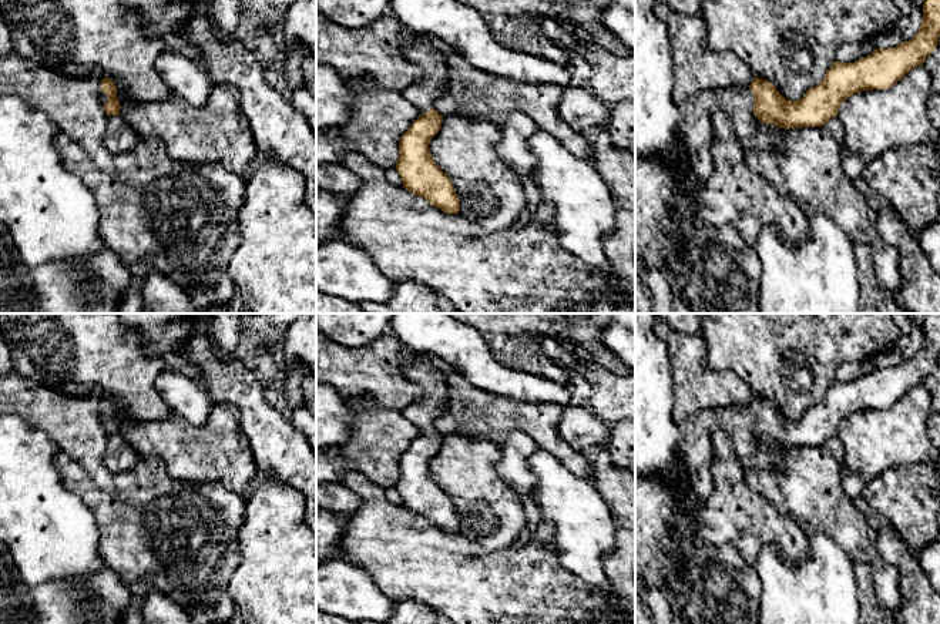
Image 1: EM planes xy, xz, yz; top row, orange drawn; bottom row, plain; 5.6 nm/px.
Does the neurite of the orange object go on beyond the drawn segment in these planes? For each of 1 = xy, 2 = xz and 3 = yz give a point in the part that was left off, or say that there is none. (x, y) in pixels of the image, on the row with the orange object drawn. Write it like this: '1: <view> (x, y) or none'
1: xy (120, 136)
2: xz (422, 94)
3: yz (695, 128)

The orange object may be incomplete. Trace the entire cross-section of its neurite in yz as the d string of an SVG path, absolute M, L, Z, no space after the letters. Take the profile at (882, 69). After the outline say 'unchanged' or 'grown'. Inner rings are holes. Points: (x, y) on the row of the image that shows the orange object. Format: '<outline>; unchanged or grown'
M924 0L920 28L910 41L902 41L892 48L876 48L873 53L855 63L835 61L826 71L825 78L809 88L800 100L786 100L772 83L759 77L755 77L749 87L715 90L709 95L698 93L679 105L684 118L678 125L681 134L678 155L699 180L705 181L712 174L712 101L729 115L745 148L778 151L778 135L771 130L761 128L755 123L756 118L761 123L778 125L785 130L823 127L830 118L837 117L842 103L850 95L867 90L887 90L900 81L912 68L923 66L924 60L936 50L939 38L940 0Z; grown

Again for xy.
M110 78L101 80L100 101L107 114L104 145L113 154L132 150L141 140L137 131L120 115L117 88Z; grown

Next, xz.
M404 27L399 31L403 57L432 74L402 90L422 115L402 135L396 171L403 188L424 198L446 214L459 214L460 201L451 180L433 161L430 140L440 131L443 115L434 110L434 101L446 91L440 73L446 67L443 54L429 41L419 41Z; grown

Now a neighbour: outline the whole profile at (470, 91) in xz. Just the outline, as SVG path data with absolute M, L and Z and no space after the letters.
M416 36L419 41L429 41L444 57L446 67L440 76L446 80L446 91L434 101L434 110L444 115L457 114L473 120L491 121L501 127L510 113L523 111L527 114L540 130L557 138L573 155L581 160L591 160L592 142L591 135L578 132L570 127L558 113L558 104L563 95L563 87L555 84L527 84L513 81L498 76L490 76L483 70L473 67L454 50L437 37Z

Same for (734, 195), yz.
M711 100L712 174L698 192L698 218L716 228L729 225L735 228L749 246L755 248L763 227L772 225L780 236L793 245L806 241L809 235L808 218L796 201L775 189L772 184L751 171L745 147L738 137L729 115Z

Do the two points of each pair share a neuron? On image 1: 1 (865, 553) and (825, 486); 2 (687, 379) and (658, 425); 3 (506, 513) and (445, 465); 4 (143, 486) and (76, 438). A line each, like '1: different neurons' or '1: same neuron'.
1: same neuron
2: different neurons
3: same neuron
4: different neurons

